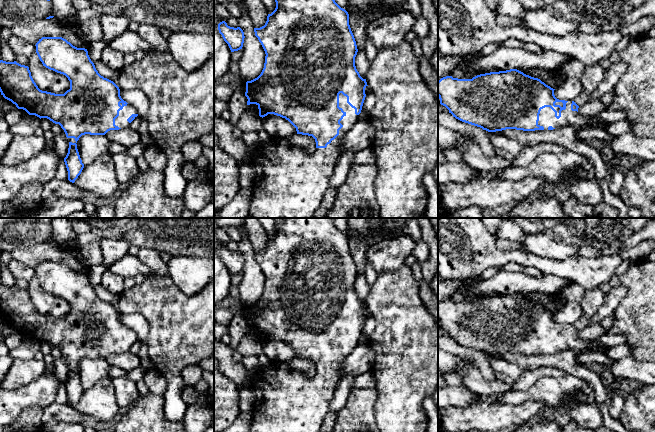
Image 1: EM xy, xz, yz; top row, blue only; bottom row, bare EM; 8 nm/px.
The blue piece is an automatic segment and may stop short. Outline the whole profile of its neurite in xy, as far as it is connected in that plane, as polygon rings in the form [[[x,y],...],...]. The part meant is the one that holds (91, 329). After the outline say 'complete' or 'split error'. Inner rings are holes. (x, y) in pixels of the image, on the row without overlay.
[[[42,261],[35,270],[43,290],[65,299],[70,305],[70,313],[64,318],[42,315],[34,306],[28,290],[0,284],[1,319],[18,333],[59,348],[66,361],[74,362],[76,367],[85,358],[105,359],[110,354],[127,352],[138,340],[137,334],[121,322],[119,311],[98,297],[87,273],[77,272],[62,261]]] | split error

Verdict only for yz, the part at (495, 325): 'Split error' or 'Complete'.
Split error

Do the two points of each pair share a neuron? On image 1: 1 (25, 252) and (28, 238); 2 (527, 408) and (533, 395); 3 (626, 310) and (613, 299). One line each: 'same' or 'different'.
1: different
2: different
3: different

